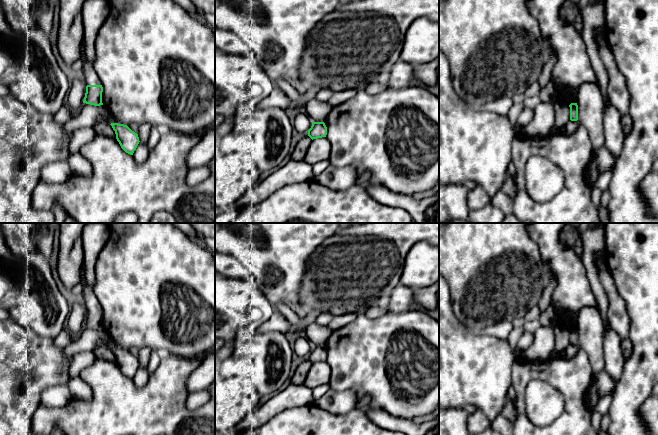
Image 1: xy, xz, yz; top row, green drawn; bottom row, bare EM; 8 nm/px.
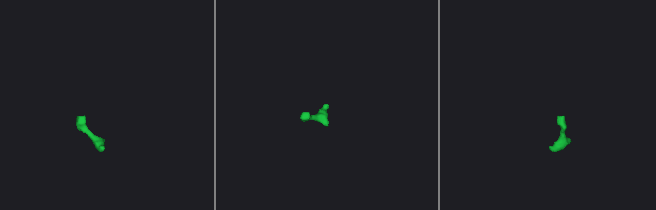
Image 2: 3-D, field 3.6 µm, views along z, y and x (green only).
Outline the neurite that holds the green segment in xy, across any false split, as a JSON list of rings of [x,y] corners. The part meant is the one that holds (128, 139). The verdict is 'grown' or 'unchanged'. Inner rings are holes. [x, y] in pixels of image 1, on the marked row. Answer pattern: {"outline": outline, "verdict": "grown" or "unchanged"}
{"outline": [[[111,123],[110,125],[115,131],[116,139],[119,142],[121,148],[126,153],[133,155],[140,142],[138,134],[124,124]]], "verdict": "unchanged"}

